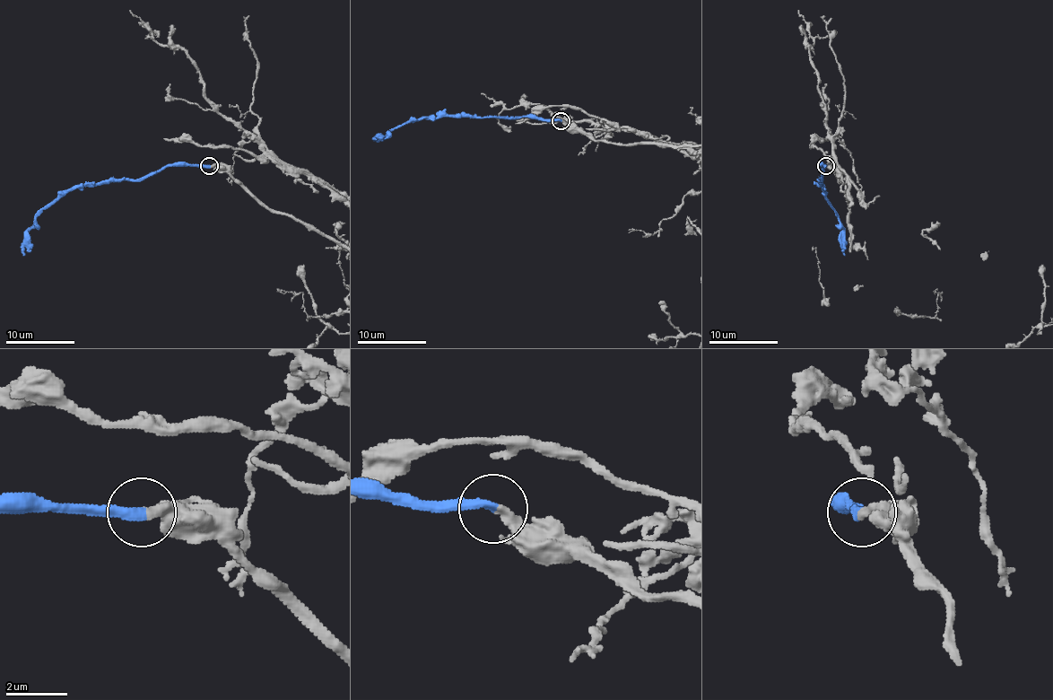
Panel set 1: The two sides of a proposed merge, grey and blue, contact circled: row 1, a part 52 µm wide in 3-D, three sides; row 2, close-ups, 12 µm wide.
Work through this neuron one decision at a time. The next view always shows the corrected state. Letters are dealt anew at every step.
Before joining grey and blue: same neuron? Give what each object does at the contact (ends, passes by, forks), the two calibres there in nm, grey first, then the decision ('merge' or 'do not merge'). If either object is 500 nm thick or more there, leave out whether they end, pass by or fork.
grey ends there; blue ends there; 320 nm thick on the grey side, 320 nm on the other; merge

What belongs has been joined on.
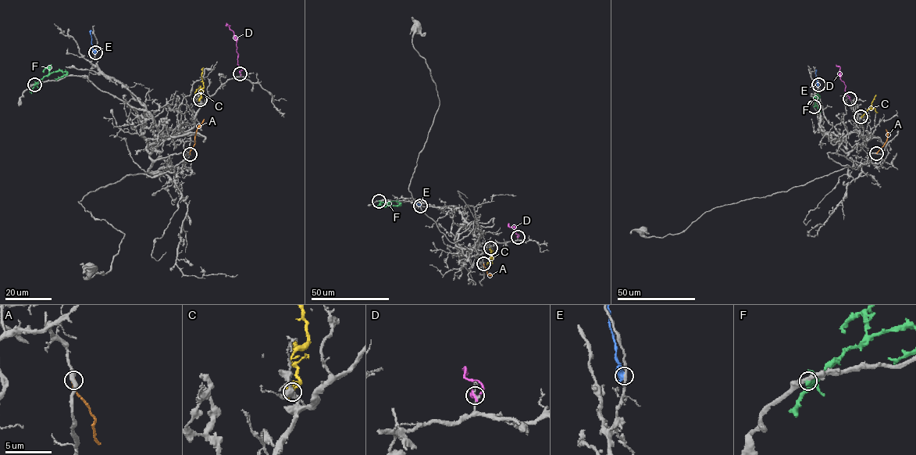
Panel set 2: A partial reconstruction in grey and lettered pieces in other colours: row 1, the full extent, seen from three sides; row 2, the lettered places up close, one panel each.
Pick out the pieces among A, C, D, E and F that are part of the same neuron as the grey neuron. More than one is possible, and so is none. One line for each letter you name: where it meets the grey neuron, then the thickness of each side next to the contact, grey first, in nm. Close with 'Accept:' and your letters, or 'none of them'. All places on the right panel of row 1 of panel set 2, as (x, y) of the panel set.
C: (860, 116) | 220/600 nm
Accept: C

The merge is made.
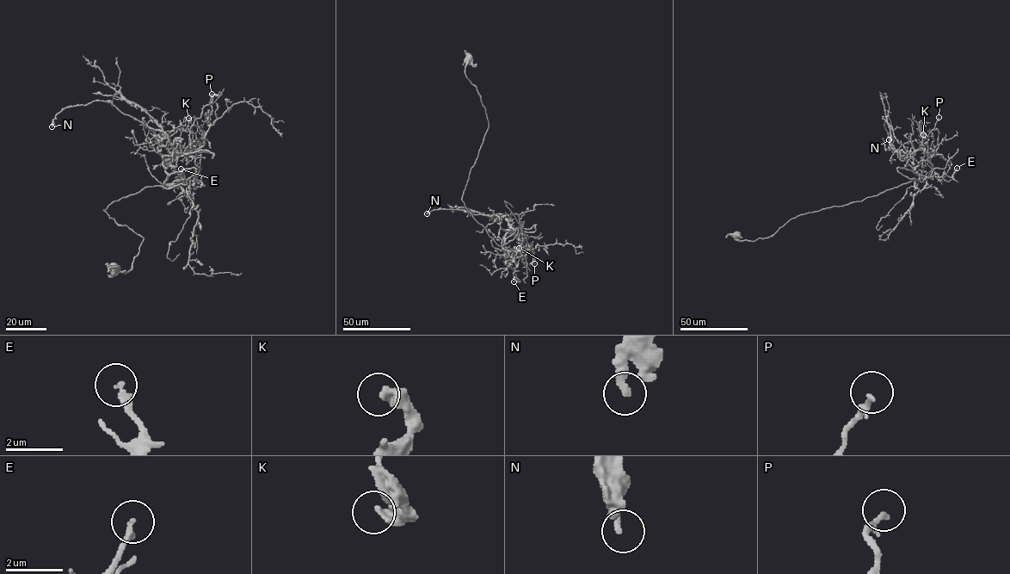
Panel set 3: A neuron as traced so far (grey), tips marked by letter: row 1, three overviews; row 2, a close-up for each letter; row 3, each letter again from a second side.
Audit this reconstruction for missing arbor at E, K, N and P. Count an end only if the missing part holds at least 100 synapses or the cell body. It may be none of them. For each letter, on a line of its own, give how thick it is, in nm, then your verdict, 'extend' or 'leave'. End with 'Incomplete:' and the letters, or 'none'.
E: calibre 240 nm; leave
K: calibre 360 nm; leave
N: calibre 240 nm; leave
P: calibre 200 nm; leave
Incomplete: none

